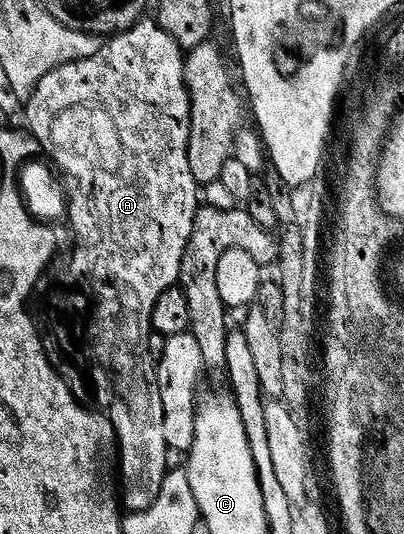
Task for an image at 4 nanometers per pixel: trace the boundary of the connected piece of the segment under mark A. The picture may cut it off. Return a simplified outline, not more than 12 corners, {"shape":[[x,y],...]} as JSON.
{"shape":[[152,17],[51,68],[28,133],[95,264],[119,502],[165,461],[152,306],[199,205]]}

